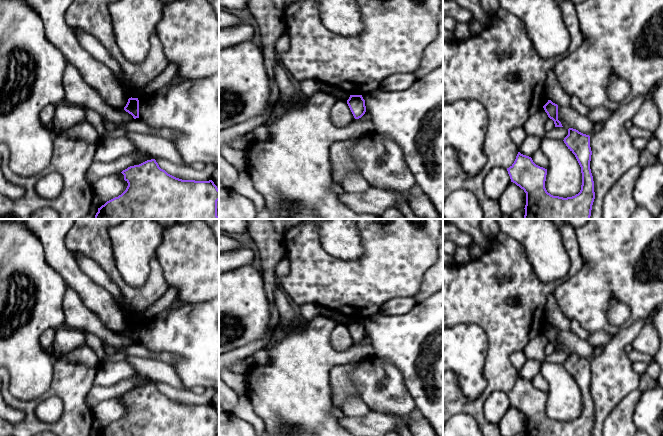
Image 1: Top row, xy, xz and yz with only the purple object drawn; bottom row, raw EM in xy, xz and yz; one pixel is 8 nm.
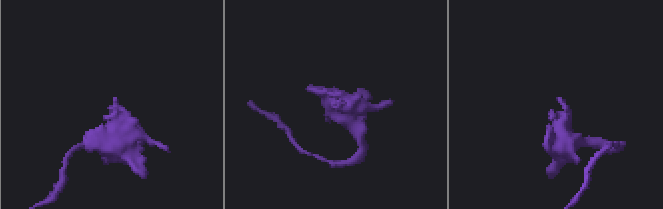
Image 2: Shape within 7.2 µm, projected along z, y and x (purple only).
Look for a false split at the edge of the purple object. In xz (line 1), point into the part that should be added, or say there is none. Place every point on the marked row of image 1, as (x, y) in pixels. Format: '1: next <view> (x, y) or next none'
1: next none

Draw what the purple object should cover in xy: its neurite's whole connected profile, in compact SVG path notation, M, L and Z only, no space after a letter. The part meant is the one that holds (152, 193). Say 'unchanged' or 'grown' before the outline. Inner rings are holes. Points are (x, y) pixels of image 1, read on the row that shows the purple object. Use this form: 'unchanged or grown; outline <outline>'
unchanged; outline M155 159L130 166L121 172L128 183L126 190L98 208L95 219L218 219L219 189L212 180L182 180L161 169Z

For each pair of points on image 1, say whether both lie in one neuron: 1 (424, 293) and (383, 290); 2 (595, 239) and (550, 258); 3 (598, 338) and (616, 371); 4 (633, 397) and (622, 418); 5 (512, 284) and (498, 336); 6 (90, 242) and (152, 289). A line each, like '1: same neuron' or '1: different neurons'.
1: different neurons
2: different neurons
3: different neurons
4: same neuron
5: same neuron
6: same neuron

